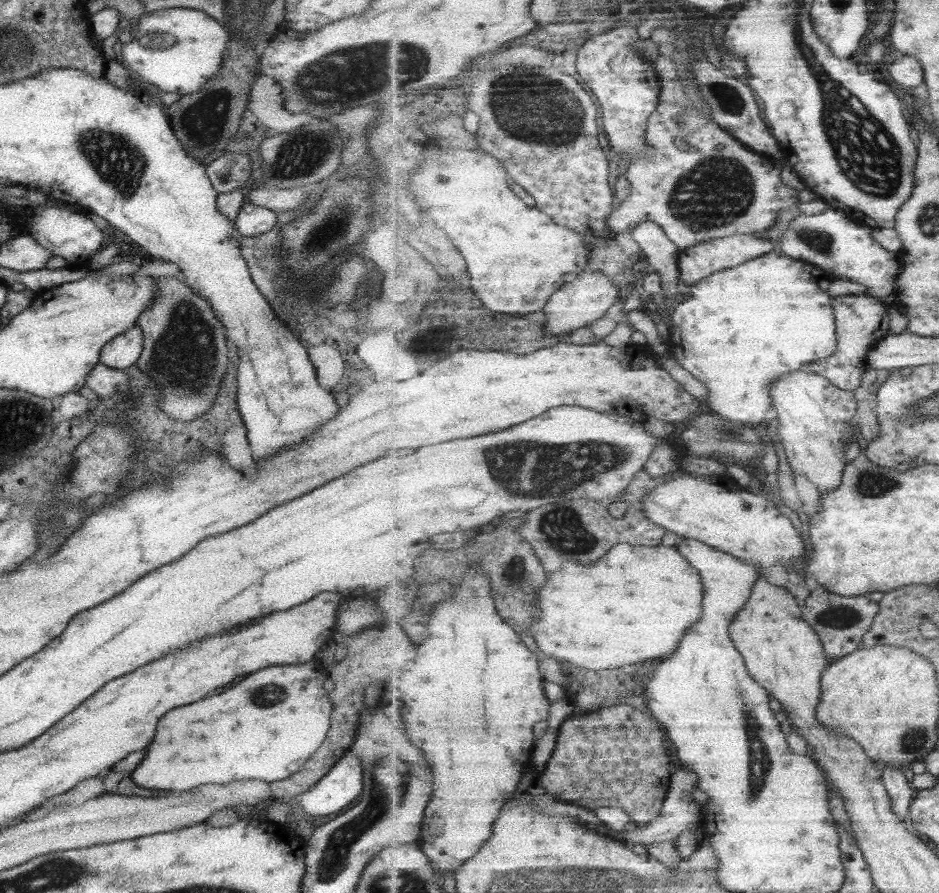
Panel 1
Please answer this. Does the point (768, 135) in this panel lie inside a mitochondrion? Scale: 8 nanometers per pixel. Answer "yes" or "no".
no

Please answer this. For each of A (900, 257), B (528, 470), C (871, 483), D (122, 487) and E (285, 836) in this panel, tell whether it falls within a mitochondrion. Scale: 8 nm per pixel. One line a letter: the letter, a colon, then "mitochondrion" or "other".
A: other
B: mitochondrion
C: mitochondrion
D: other
E: other

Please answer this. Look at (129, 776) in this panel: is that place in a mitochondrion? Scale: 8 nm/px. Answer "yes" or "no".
no

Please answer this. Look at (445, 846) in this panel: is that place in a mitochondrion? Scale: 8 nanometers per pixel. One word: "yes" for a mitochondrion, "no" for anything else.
no

